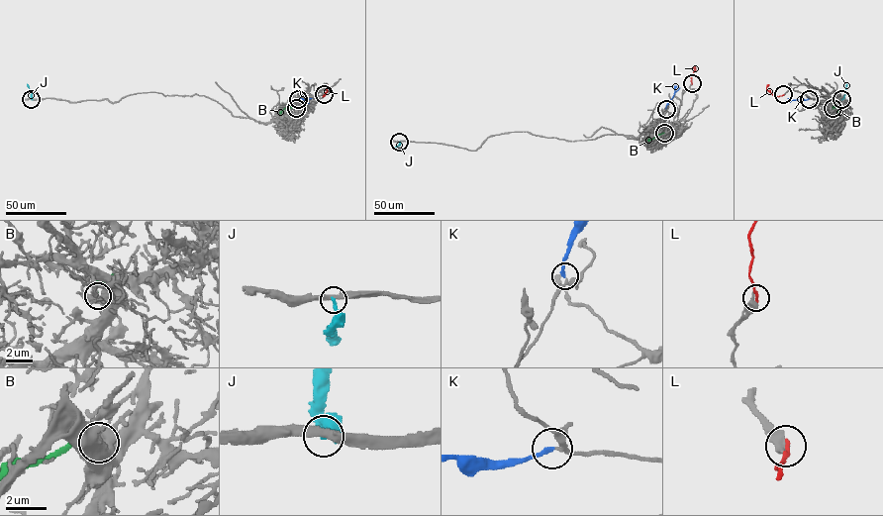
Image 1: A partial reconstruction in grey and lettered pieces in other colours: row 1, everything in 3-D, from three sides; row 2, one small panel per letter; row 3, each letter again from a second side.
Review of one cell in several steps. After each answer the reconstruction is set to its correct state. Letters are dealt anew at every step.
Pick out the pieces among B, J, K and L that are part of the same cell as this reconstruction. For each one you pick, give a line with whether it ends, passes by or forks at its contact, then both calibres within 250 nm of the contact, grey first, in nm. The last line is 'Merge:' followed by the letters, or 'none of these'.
K: It ends there. Thickness 220 nm (grey) against 200 nm
Merge: K

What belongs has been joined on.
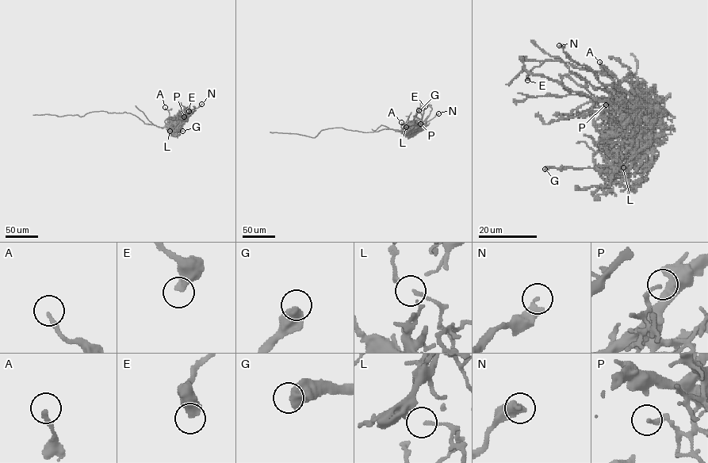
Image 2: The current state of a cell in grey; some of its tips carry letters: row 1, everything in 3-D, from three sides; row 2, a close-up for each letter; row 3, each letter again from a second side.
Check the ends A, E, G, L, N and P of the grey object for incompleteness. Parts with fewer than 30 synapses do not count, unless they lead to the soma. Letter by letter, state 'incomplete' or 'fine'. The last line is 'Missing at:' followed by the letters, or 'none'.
A: fine
E: fine
G: fine
L: fine
N: fine
P: fine
Missing at: none

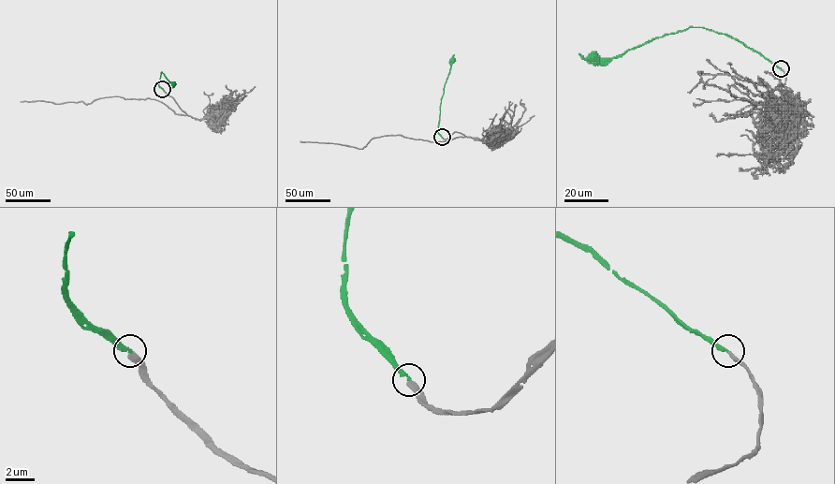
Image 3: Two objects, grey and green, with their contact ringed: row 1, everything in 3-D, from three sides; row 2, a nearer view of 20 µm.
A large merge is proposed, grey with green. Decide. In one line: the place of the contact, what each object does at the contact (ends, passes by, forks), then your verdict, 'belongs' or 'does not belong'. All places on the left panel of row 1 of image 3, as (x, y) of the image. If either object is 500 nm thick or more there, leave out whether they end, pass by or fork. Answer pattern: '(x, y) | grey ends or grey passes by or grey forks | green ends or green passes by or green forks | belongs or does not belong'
(162, 89) | grey ends | green ends | belongs

